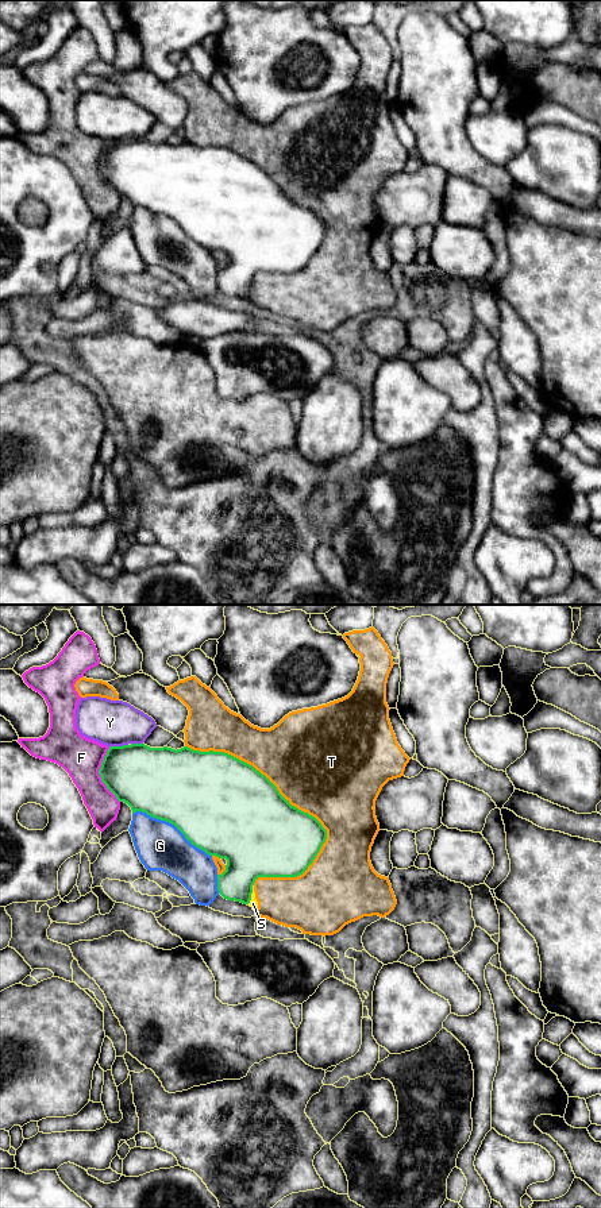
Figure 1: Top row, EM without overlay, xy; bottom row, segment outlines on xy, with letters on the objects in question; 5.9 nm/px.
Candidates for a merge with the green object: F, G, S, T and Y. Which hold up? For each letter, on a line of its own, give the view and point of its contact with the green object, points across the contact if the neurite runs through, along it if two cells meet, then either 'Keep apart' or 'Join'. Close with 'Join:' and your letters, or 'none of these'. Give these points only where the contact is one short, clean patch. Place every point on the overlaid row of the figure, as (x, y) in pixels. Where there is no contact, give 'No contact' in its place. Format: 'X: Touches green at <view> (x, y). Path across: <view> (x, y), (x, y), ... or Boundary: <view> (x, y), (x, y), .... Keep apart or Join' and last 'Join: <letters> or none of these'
F: Touches green at xy (99, 774). Keep apart
G: Touches green at xy (172, 824). Keep apart
S: Touches green at xy (250, 895). Boundary: xy (253, 884), (253, 892), (247, 904). Keep apart
T: Touches green at xy (278, 791). Keep apart
Y: Touches green at xy (118, 747). Keep apart
Join: none of these

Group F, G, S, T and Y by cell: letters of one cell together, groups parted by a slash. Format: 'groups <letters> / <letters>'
groups F / G / S T / Y

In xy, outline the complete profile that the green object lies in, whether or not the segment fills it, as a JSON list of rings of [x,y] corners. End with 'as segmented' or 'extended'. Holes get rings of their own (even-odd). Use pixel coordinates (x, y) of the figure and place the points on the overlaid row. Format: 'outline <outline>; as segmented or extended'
outline [[[145,744],[109,746],[99,769],[101,781],[119,802],[174,825],[209,856],[226,858],[217,891],[227,900],[249,904],[258,877],[297,877],[313,862],[327,830],[286,800],[253,765],[224,752],[150,748]]]; as segmented

